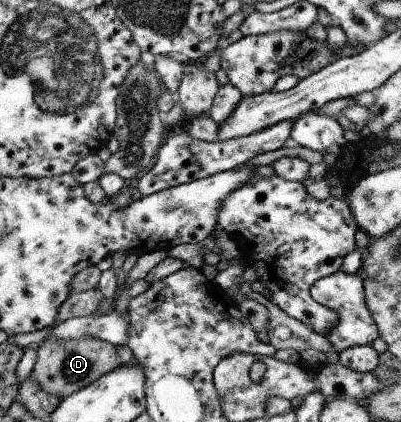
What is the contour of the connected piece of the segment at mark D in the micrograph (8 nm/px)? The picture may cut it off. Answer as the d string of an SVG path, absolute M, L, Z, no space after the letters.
M89 336L60 341L43 340L36 349L37 359L28 377L37 382L43 391L57 396L60 400L83 389L119 365L116 346Z

